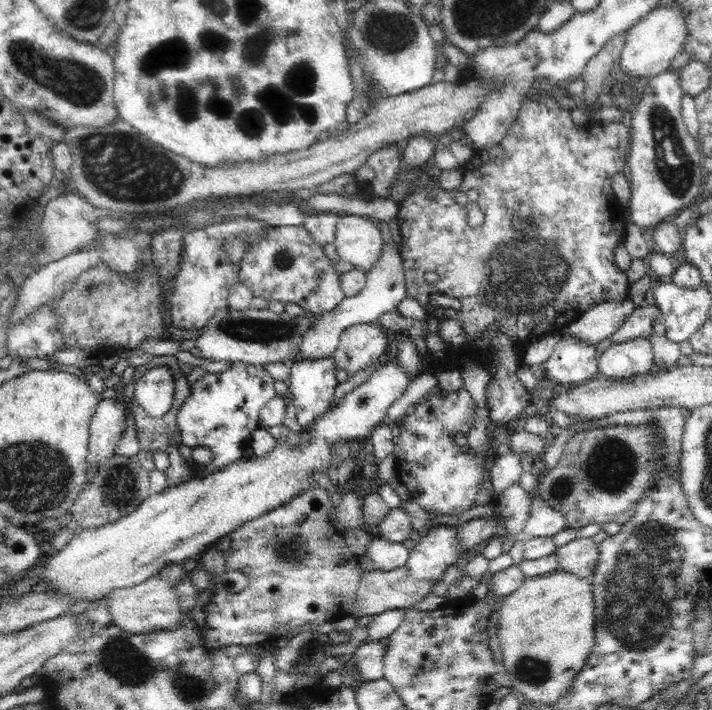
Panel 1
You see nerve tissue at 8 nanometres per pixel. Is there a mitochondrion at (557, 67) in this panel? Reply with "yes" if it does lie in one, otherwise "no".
no

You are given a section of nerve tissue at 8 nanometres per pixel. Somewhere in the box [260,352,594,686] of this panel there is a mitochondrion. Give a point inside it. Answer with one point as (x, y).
(291, 548)

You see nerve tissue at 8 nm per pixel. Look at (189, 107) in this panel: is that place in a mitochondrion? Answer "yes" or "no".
yes

